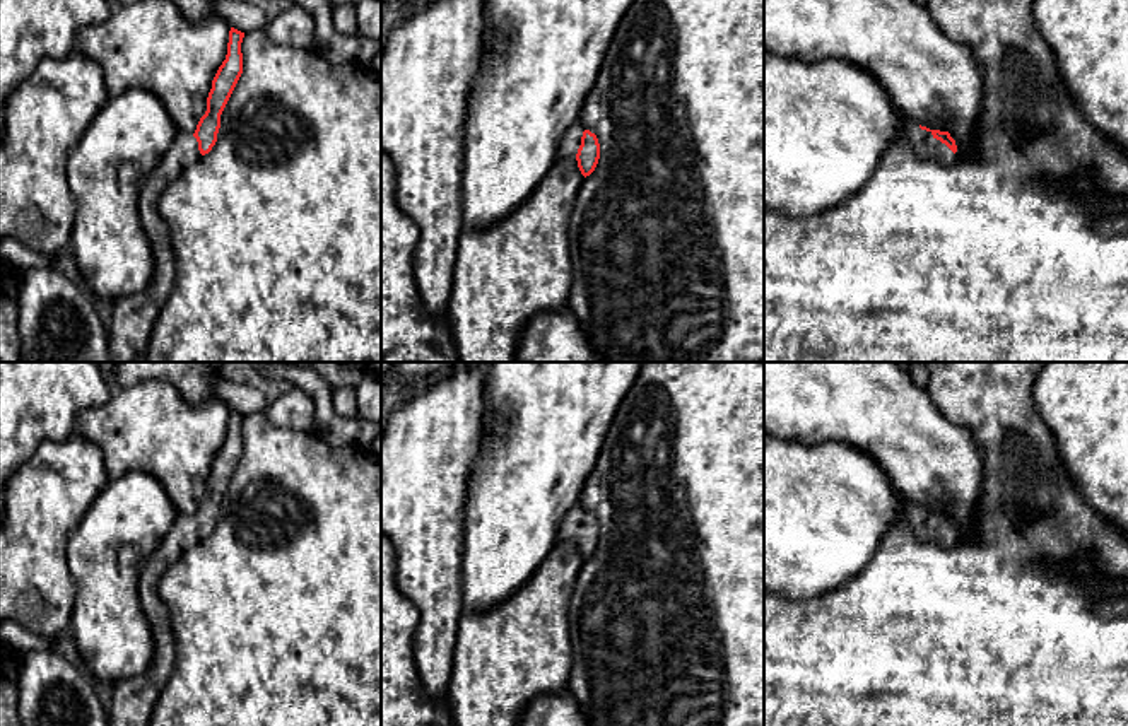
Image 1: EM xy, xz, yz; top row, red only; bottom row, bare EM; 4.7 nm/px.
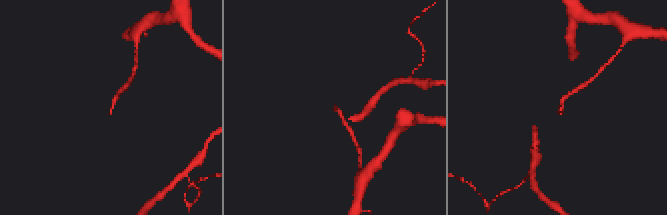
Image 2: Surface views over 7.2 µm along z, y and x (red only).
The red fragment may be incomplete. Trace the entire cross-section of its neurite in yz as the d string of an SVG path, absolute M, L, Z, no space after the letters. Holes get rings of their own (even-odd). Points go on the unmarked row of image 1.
M913 507L908 512L908 519L914 535L925 543L950 547L955 542L957 528L949 514Z

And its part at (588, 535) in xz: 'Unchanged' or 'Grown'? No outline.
Grown

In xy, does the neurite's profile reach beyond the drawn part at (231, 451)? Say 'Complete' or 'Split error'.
Split error

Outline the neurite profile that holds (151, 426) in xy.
M159 379L115 388L111 398L79 413L75 434L96 444L109 478L140 470L156 477L178 514L195 516L207 494L212 463L226 442L231 410L220 400L191 403L179 389Z

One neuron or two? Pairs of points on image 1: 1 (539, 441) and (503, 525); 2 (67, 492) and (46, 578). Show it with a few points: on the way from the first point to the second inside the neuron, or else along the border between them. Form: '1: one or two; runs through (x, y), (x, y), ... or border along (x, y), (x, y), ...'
1: one; runs through (539, 462), (523, 482), (515, 504)
2: one; runs through (46, 513), (46, 557)

